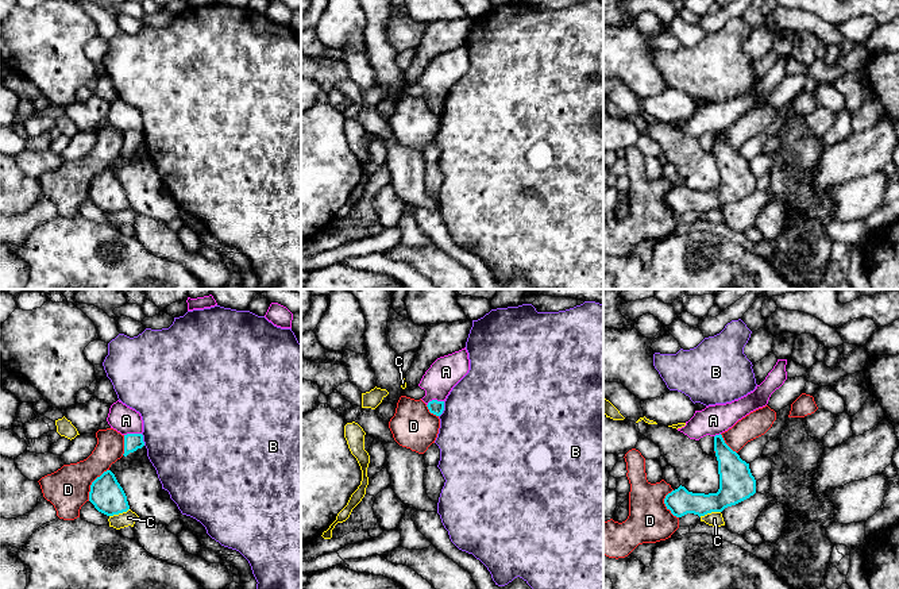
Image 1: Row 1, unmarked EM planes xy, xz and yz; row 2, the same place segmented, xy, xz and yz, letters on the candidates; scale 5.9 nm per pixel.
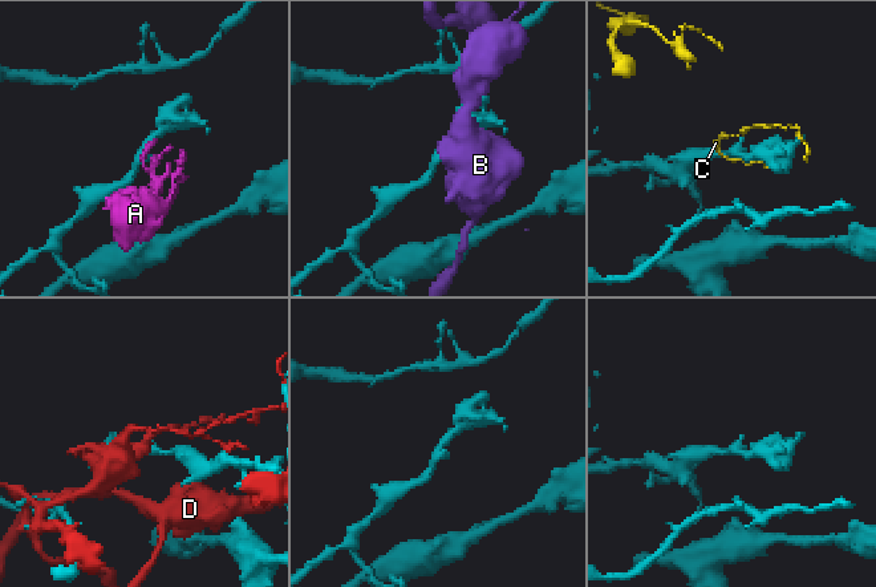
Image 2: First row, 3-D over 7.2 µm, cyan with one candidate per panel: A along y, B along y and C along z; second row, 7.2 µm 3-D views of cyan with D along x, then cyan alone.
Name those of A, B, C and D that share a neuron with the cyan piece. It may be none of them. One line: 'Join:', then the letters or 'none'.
Join: none

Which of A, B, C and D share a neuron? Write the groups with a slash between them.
A / B / C / D

